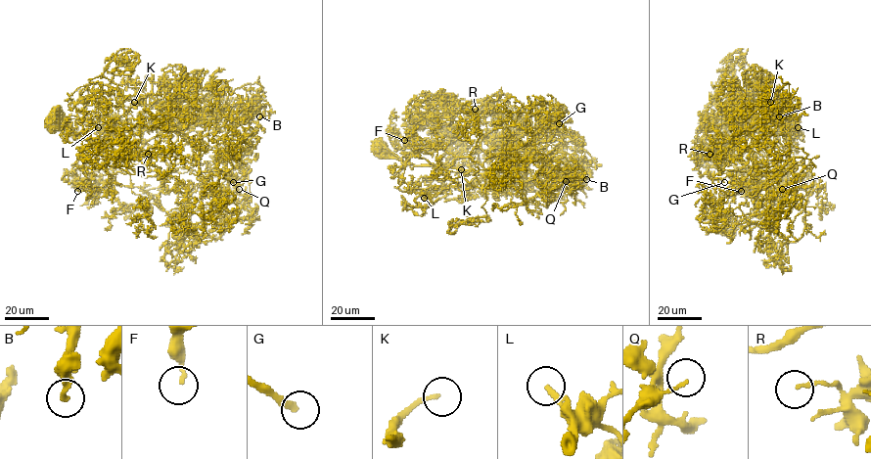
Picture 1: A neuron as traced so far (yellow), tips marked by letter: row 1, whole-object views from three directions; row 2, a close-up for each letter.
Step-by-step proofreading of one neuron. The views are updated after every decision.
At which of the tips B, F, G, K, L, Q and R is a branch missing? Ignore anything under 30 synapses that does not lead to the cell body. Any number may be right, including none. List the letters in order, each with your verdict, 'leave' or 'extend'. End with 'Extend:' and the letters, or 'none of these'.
B: leave
F: leave
G: extend
K: extend
L: leave
Q: leave
R: leave
Extend: G, K

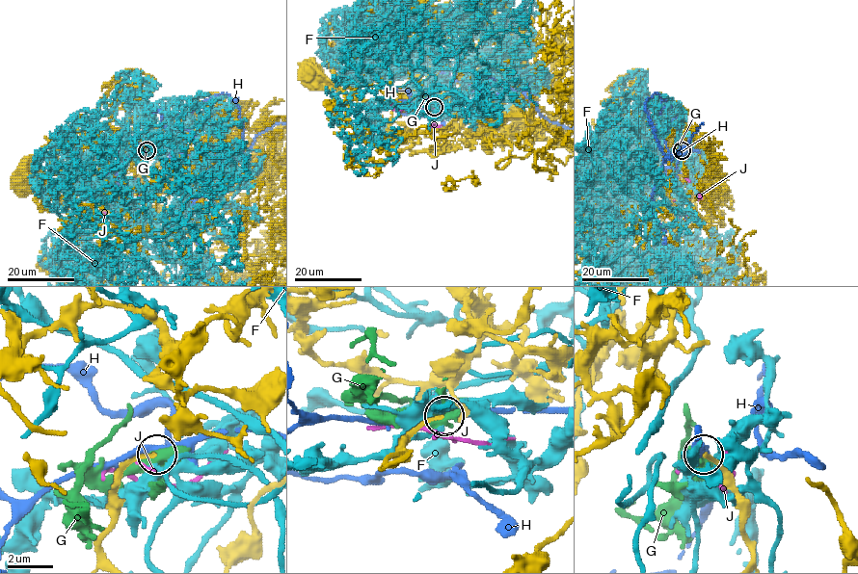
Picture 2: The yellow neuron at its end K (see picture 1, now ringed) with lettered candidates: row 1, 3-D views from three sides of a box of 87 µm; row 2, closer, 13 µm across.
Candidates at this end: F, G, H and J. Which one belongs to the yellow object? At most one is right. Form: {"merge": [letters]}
{"merge": []}

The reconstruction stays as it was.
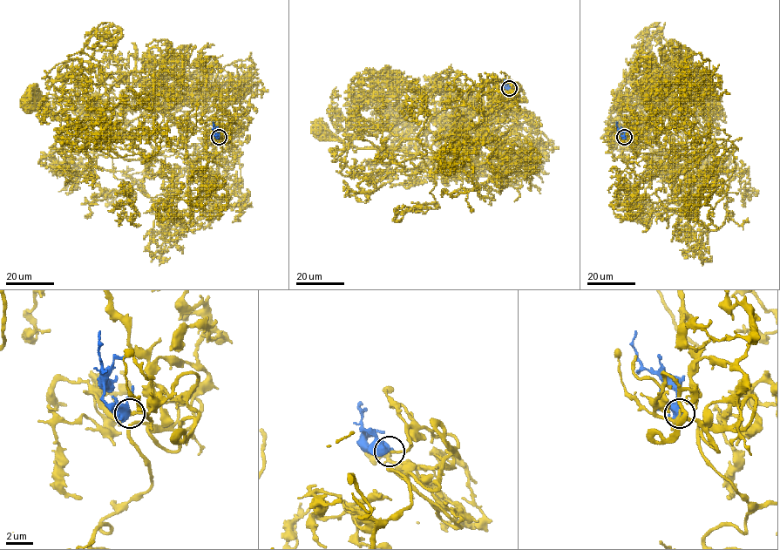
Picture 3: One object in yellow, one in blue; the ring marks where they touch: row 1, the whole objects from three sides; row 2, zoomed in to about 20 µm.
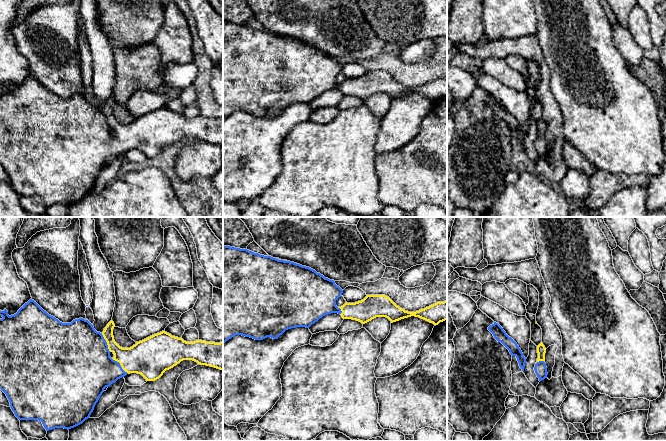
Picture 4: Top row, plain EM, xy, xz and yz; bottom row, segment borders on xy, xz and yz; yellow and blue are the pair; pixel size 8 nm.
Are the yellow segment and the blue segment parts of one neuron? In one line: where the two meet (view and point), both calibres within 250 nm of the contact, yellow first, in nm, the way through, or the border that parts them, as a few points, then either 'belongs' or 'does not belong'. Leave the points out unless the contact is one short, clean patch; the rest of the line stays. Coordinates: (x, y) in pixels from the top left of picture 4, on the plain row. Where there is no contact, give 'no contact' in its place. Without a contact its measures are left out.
contact xy (120, 140); calibres 300 and 380 nm; way xy (150, 133), (126, 136), (120, 140), (112, 145), (90, 145); belongs

